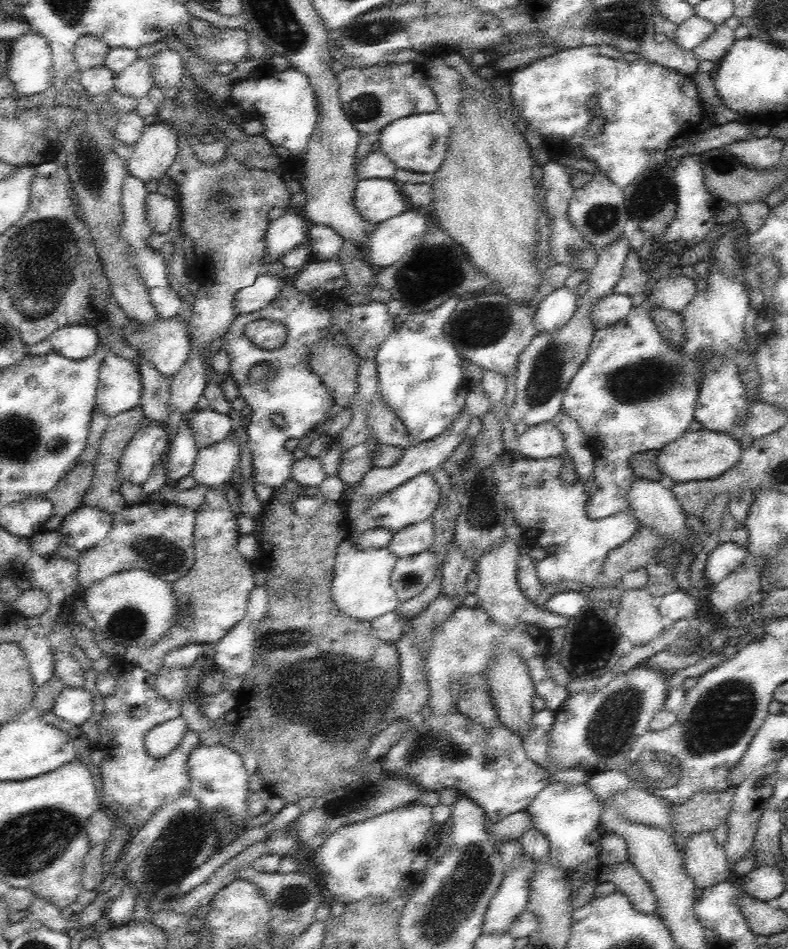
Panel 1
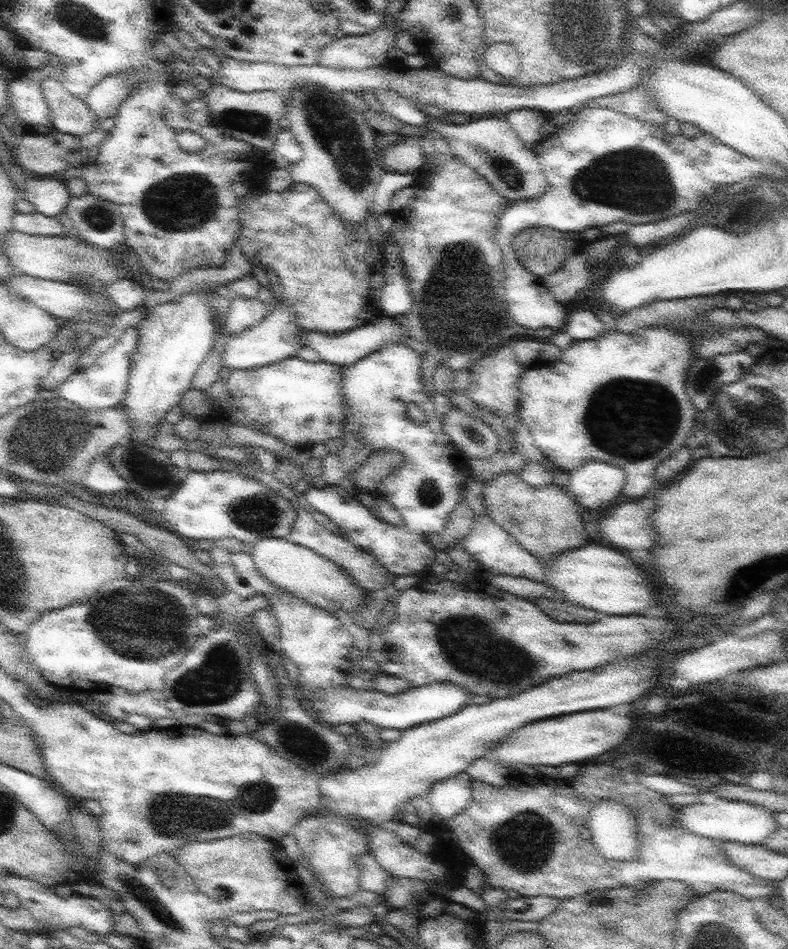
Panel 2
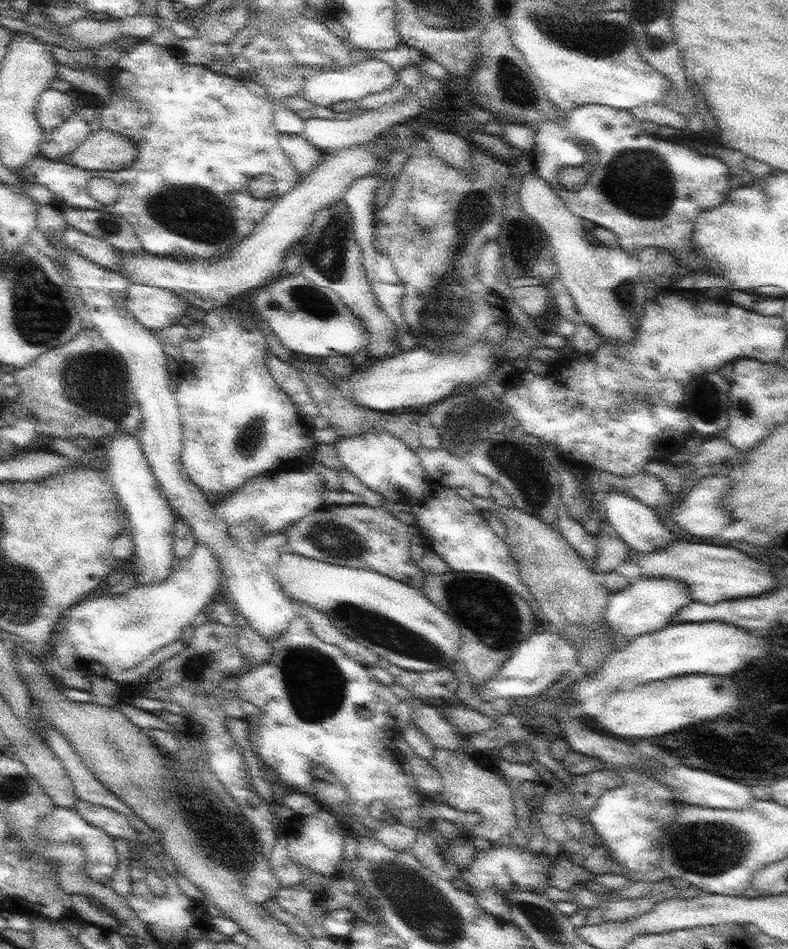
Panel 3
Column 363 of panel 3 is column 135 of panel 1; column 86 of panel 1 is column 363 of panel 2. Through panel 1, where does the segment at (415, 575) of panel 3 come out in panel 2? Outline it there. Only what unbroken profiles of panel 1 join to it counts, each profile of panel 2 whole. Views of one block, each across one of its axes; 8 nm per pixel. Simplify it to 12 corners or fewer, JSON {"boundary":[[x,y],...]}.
{"boundary":[[297,508],[289,539],[345,568],[368,592],[394,575]]}

